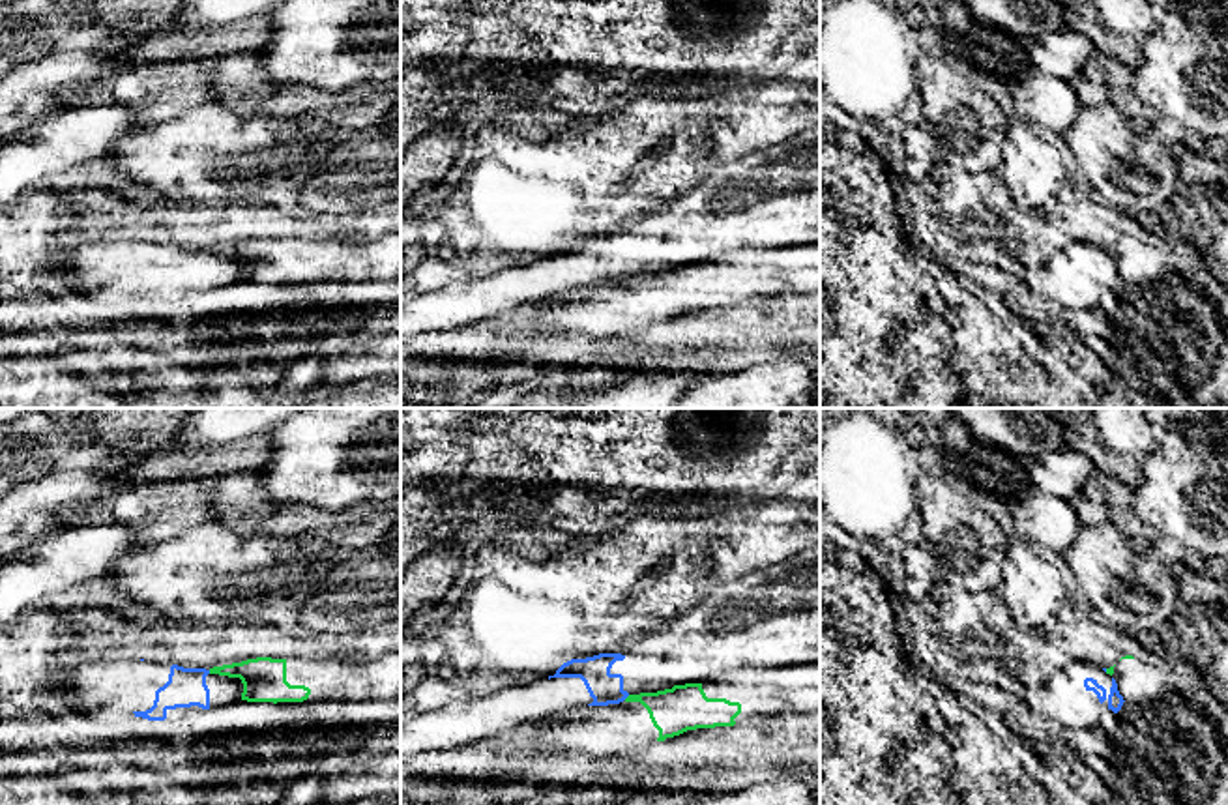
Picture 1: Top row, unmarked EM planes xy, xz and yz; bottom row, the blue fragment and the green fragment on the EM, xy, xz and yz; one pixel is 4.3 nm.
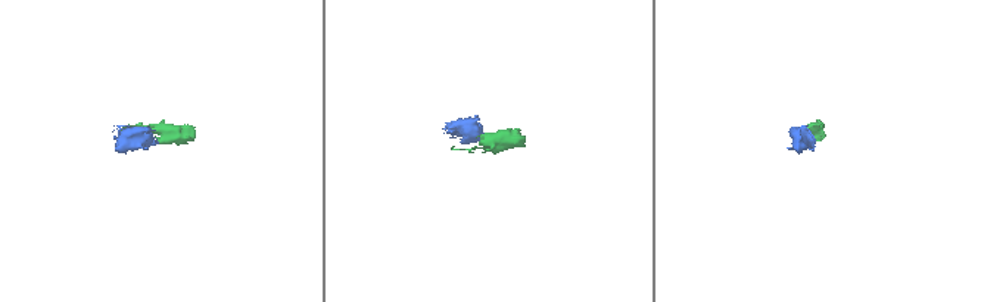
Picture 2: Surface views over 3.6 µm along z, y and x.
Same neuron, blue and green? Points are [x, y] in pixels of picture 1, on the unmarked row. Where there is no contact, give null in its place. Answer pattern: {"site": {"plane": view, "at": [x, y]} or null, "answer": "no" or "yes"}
{"site": {"plane": "xz", "at": [626, 278]}, "answer": "no"}

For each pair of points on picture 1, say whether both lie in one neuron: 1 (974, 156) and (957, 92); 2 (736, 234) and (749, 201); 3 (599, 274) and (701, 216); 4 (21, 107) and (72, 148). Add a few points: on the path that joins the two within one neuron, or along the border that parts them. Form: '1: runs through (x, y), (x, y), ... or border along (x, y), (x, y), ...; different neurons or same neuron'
1: runs through (974, 141), (972, 128), (957, 113), (957, 107); same neuron
2: runs through (736, 227), (736, 214), (742, 208); same neuron
3: runs through (624, 251), (665, 242), (676, 234); same neuron
4: border along (70, 105), (19, 131); different neurons

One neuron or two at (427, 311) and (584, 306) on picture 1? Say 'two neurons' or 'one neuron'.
two neurons

